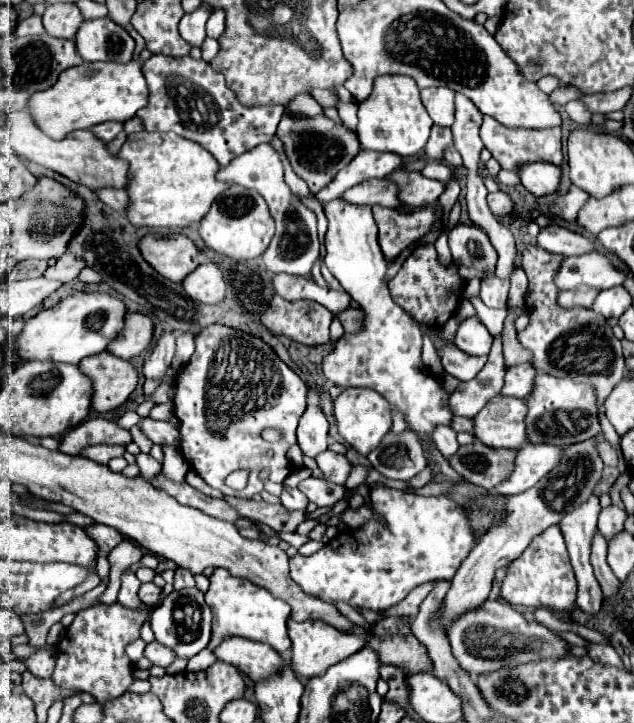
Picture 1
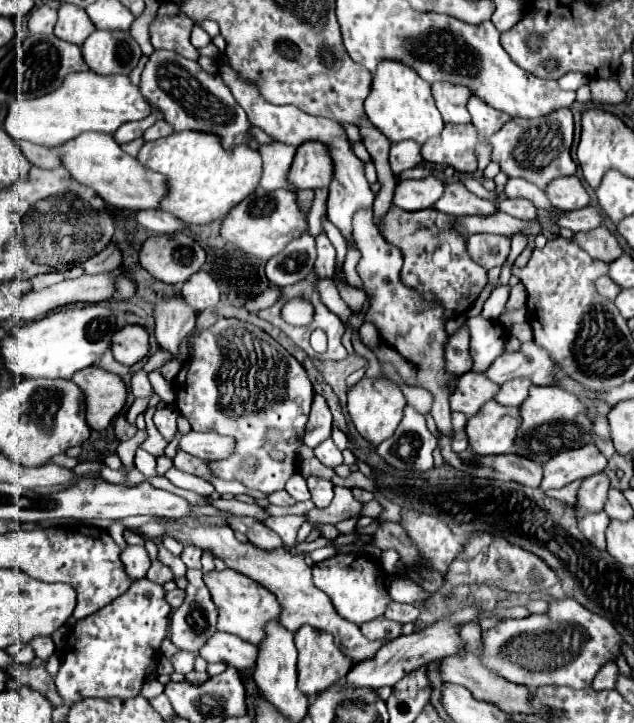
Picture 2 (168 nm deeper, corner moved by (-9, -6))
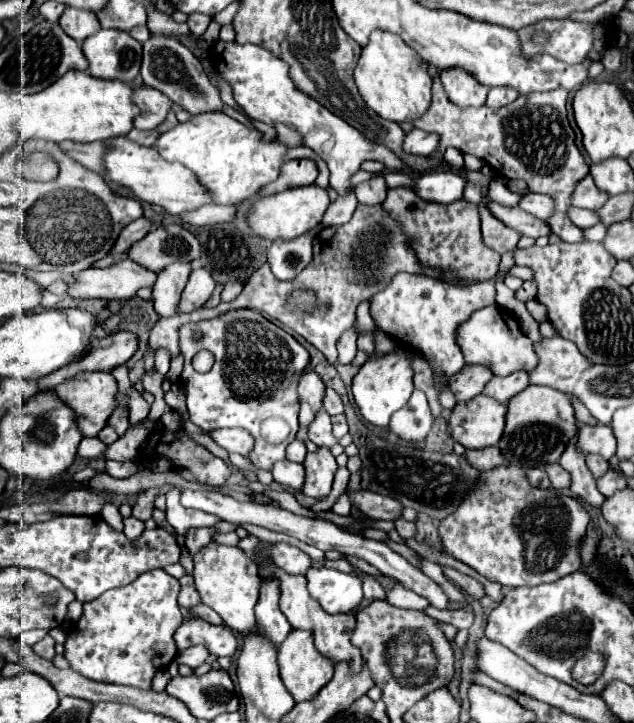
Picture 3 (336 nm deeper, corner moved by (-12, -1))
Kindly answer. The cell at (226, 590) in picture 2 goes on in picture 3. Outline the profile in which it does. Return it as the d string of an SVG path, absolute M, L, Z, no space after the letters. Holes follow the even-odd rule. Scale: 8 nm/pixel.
M210 543L194 555L194 587L202 597L202 603L212 607L222 619L224 625L236 633L252 631L254 605L260 593L260 575L258 567L240 547L226 547L220 543Z

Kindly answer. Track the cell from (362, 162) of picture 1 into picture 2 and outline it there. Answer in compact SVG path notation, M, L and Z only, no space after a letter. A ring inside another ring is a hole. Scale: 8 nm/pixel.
M397 142L391 146L389 164L391 164L391 172L395 176L399 176L407 168L415 168L421 162L423 162L421 146L417 142Z

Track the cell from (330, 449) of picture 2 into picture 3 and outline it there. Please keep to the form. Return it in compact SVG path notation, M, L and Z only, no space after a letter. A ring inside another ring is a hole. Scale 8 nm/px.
M320 409L316 413L316 419L308 425L308 439L314 441L318 447L326 445L332 447L334 443L338 443L338 439L332 435L332 425L330 425L330 417L324 409Z

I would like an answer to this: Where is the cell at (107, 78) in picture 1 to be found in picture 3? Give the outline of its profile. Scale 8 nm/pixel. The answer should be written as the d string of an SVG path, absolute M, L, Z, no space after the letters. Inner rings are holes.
M68 71L48 89L36 95L22 97L22 115L16 121L20 141L26 139L50 139L50 141L108 141L122 137L132 129L132 121L138 115L138 107L132 103L132 87L122 81L96 79L86 71Z

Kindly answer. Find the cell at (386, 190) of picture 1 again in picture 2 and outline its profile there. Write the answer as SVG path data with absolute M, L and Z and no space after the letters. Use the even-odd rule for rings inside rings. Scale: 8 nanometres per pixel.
M429 176L423 180L401 180L395 186L393 204L409 212L431 208L443 194L443 184L445 182L437 176Z

